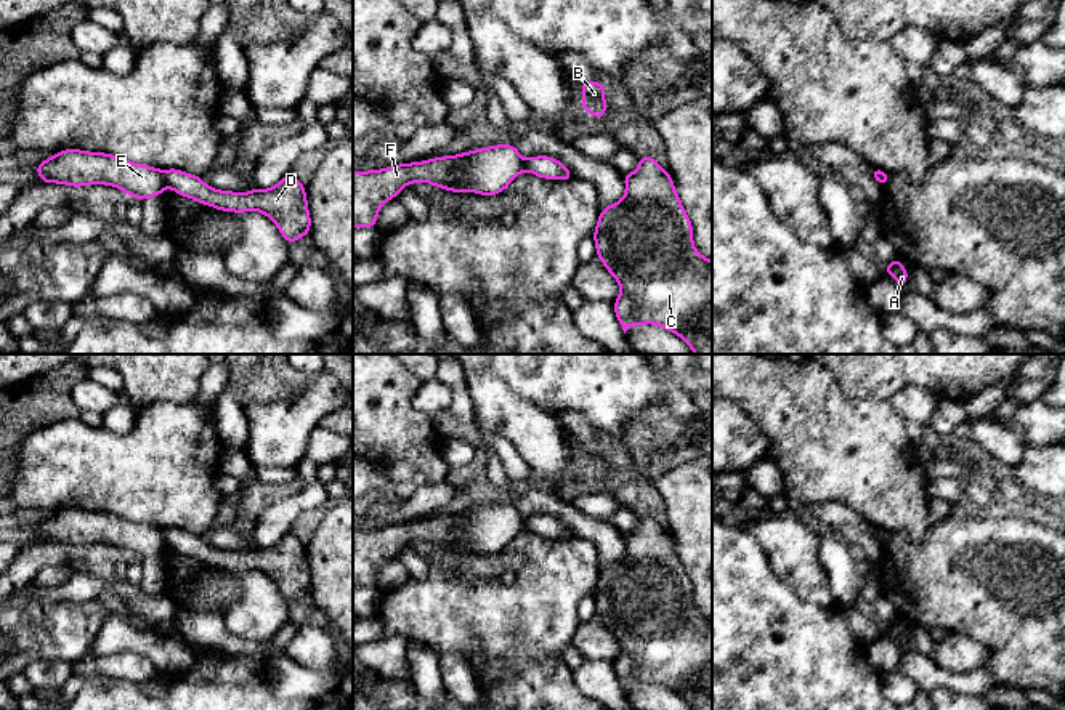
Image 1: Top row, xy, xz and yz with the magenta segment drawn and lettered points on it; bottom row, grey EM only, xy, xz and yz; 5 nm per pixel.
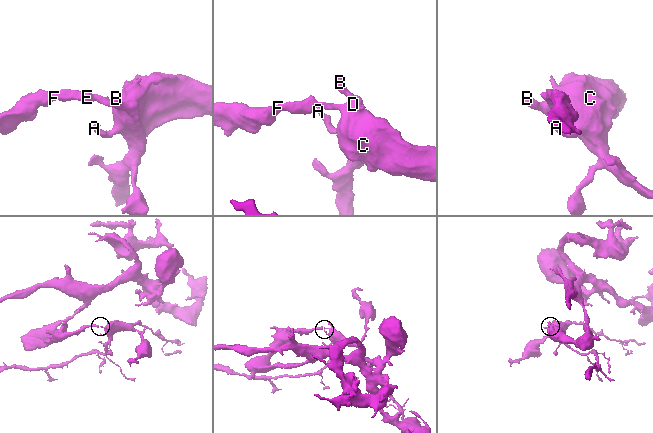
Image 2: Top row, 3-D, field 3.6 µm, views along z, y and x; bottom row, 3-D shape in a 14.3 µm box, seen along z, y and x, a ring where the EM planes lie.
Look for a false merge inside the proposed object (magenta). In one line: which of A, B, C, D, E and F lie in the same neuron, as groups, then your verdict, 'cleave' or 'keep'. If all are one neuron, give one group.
A B C D / E F | cleave

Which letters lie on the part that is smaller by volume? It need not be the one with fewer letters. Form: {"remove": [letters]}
{"remove": ["A", "B", "C", "D"]}

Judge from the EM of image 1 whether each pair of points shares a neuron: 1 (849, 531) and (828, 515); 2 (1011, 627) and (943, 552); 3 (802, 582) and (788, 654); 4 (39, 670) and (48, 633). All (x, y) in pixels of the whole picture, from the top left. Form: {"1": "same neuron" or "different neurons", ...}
{"1": "same neuron", "2": "same neuron", "3": "different neurons", "4": "different neurons"}

